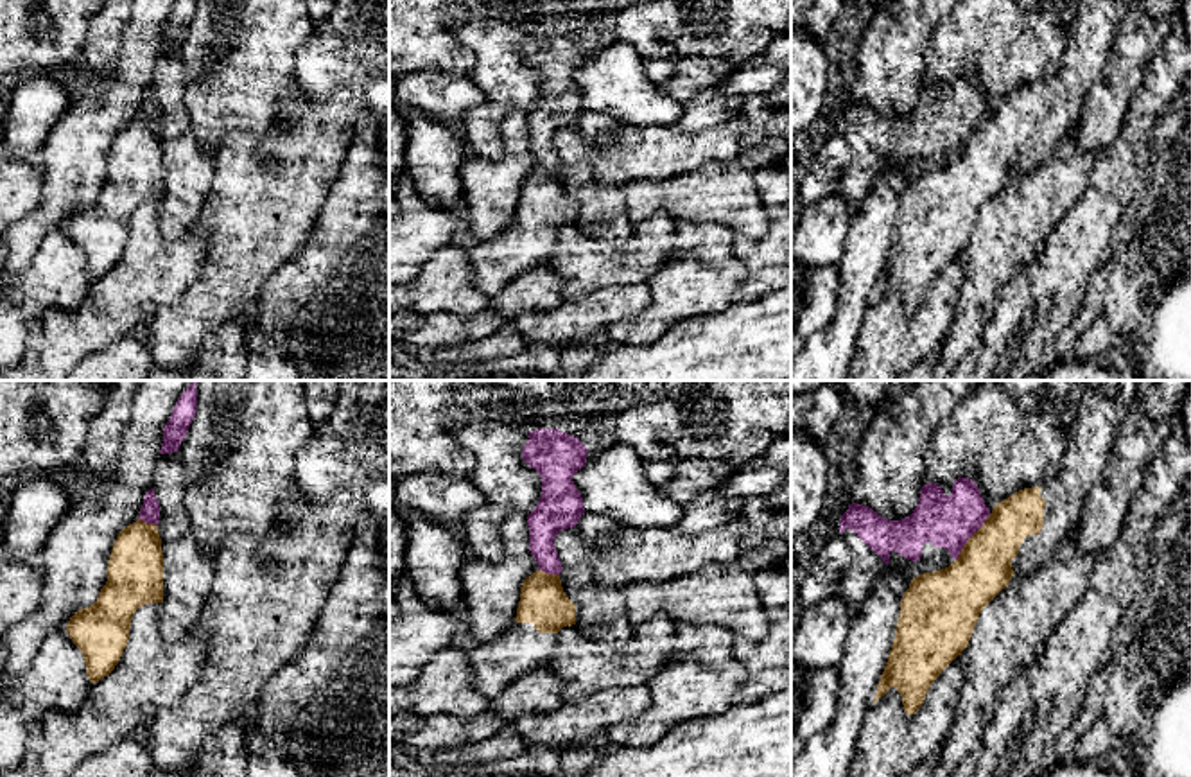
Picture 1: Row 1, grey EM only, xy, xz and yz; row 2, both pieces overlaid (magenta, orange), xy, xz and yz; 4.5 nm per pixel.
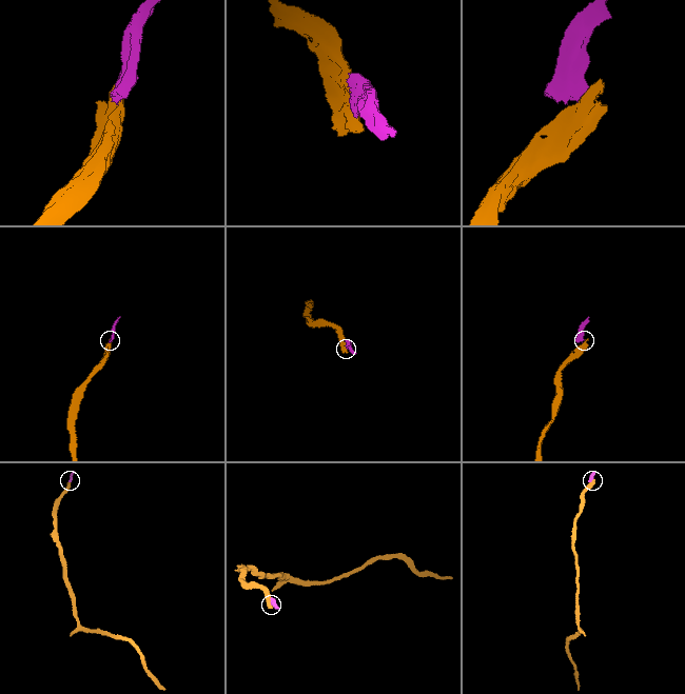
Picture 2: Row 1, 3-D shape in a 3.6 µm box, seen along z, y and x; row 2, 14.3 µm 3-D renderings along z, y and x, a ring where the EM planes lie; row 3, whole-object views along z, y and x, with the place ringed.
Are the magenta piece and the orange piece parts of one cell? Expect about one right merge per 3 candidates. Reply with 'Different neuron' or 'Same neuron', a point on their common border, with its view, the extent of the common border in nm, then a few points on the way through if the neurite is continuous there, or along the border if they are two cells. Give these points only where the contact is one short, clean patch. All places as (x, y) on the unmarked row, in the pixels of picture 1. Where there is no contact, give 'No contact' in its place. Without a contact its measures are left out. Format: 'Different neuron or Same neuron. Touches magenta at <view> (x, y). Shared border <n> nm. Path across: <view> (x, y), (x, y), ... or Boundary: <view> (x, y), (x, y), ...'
Different neuron. Touches magenta at yz (971, 133). Shared border 280 nm. Boundary: yz (991, 112), (955, 158)

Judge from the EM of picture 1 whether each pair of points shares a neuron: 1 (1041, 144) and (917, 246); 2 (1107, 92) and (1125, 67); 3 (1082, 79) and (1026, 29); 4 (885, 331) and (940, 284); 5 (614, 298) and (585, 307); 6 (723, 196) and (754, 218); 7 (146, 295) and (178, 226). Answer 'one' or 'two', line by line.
1: one
2: one
3: two
4: one
5: one
6: one
7: two

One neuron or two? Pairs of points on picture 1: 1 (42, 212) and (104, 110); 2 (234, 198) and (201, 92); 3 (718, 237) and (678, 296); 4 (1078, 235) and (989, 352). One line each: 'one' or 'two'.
1: one
2: two
3: one
4: one

